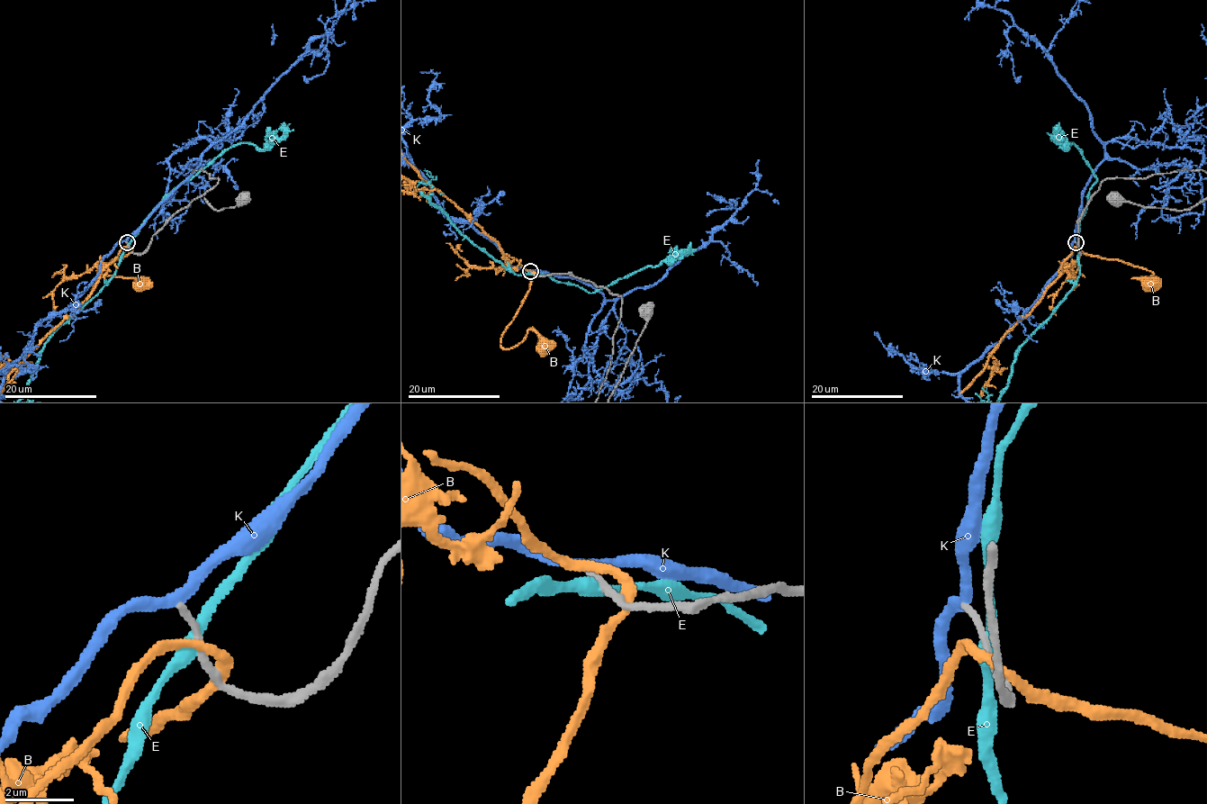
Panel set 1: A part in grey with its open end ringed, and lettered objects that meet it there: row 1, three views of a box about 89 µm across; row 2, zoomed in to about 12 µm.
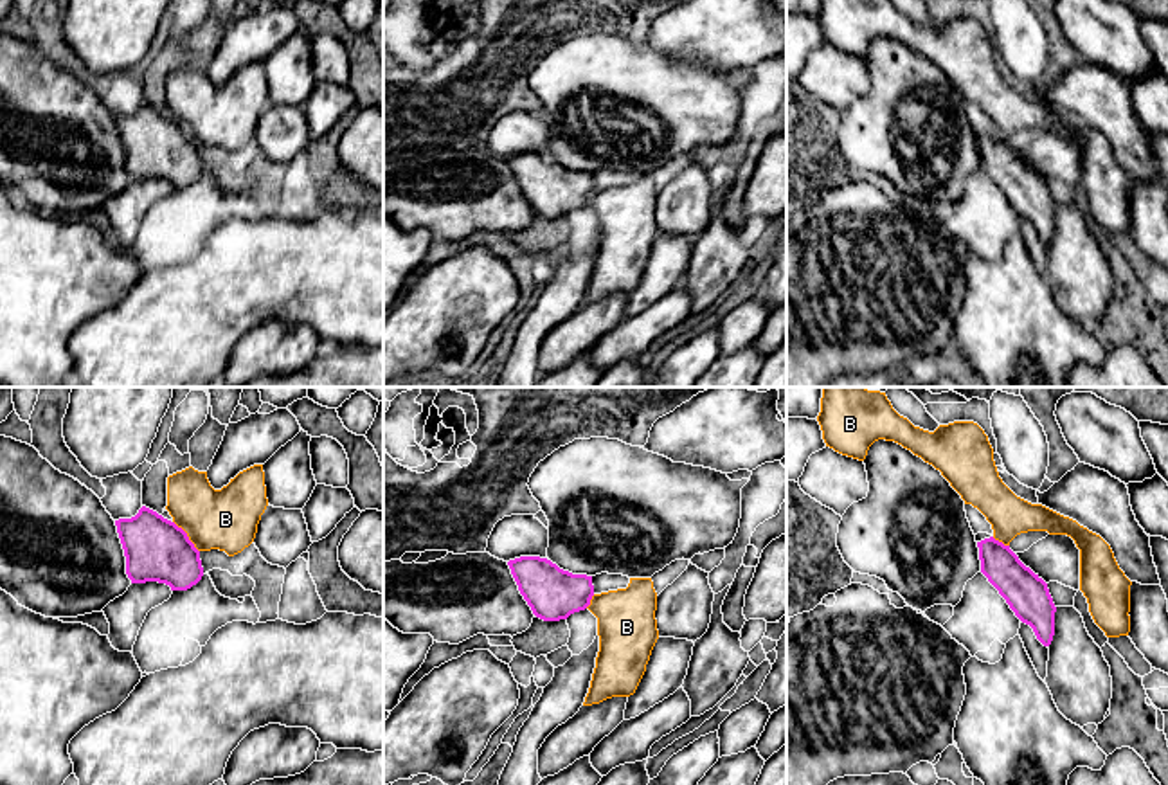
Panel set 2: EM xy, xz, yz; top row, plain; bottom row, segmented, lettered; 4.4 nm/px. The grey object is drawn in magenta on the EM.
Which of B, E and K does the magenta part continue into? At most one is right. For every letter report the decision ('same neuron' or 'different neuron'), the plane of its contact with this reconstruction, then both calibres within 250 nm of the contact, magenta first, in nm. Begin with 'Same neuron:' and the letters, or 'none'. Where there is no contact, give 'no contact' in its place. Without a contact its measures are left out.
Same neuron: none
B: different neuron; meets magenta in xy; 280 nm thick on the magenta side, 280 nm on the other
E: different neuron; no contact
K: different neuron; no contact

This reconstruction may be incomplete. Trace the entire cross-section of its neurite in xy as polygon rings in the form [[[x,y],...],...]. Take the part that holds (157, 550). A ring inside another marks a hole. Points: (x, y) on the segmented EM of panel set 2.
[[[142,506],[135,517],[119,519],[115,526],[126,556],[126,574],[131,583],[158,582],[169,585],[171,591],[187,591],[202,580],[200,551],[175,522]]]

